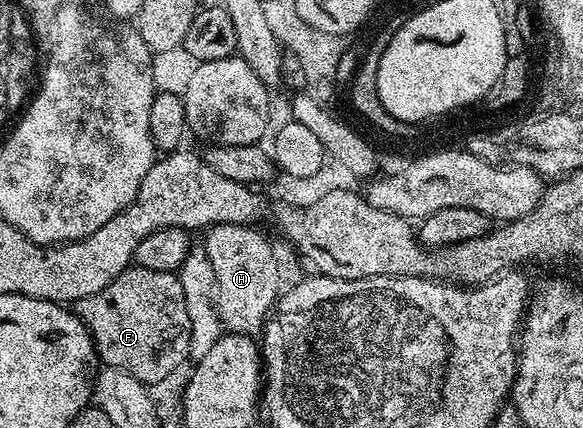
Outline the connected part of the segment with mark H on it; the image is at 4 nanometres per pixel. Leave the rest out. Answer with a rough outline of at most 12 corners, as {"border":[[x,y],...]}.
{"border":[[219,223],[203,249],[231,334],[257,334],[280,295],[273,247]]}

